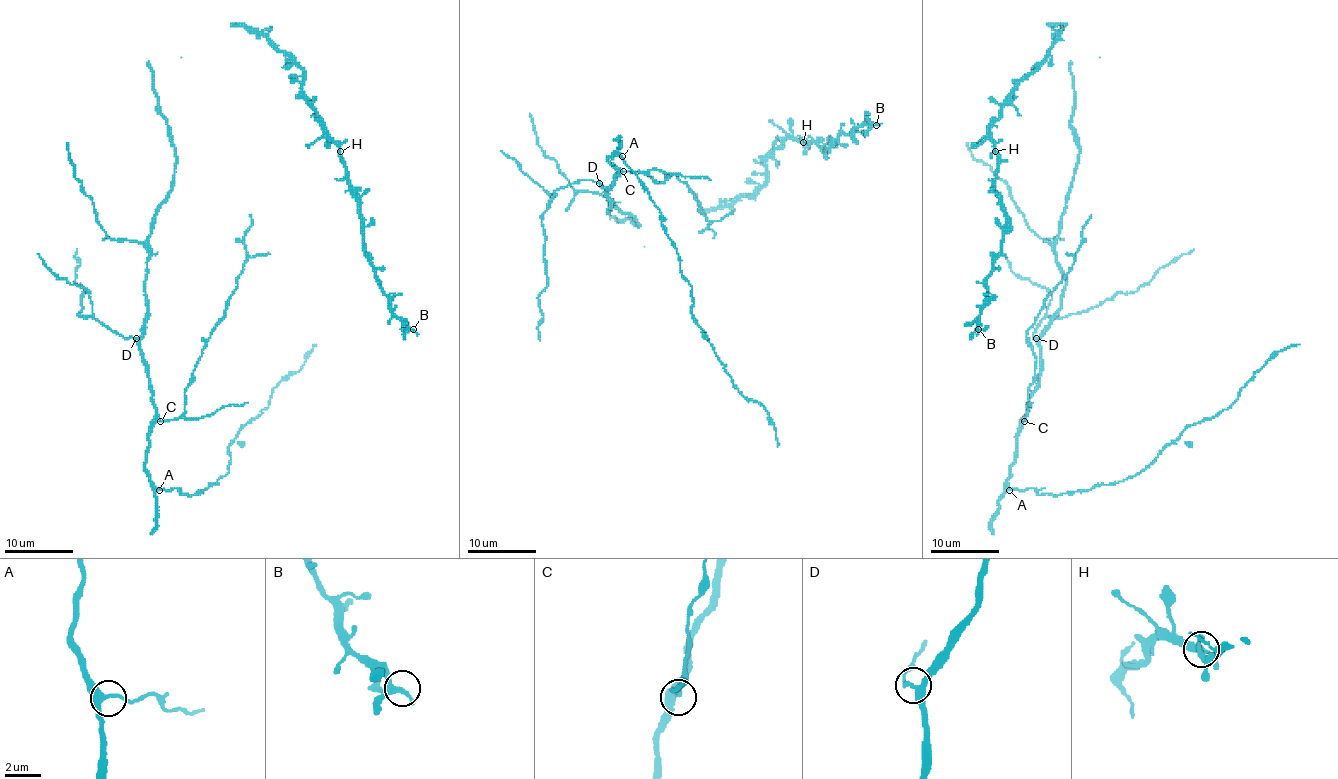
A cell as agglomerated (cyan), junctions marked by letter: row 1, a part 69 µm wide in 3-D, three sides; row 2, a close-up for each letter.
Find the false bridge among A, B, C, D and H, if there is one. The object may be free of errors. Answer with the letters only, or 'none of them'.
none of them

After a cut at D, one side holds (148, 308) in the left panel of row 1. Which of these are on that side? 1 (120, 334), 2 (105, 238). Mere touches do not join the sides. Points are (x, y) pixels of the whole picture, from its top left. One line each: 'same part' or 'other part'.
1: other part
2: same part

